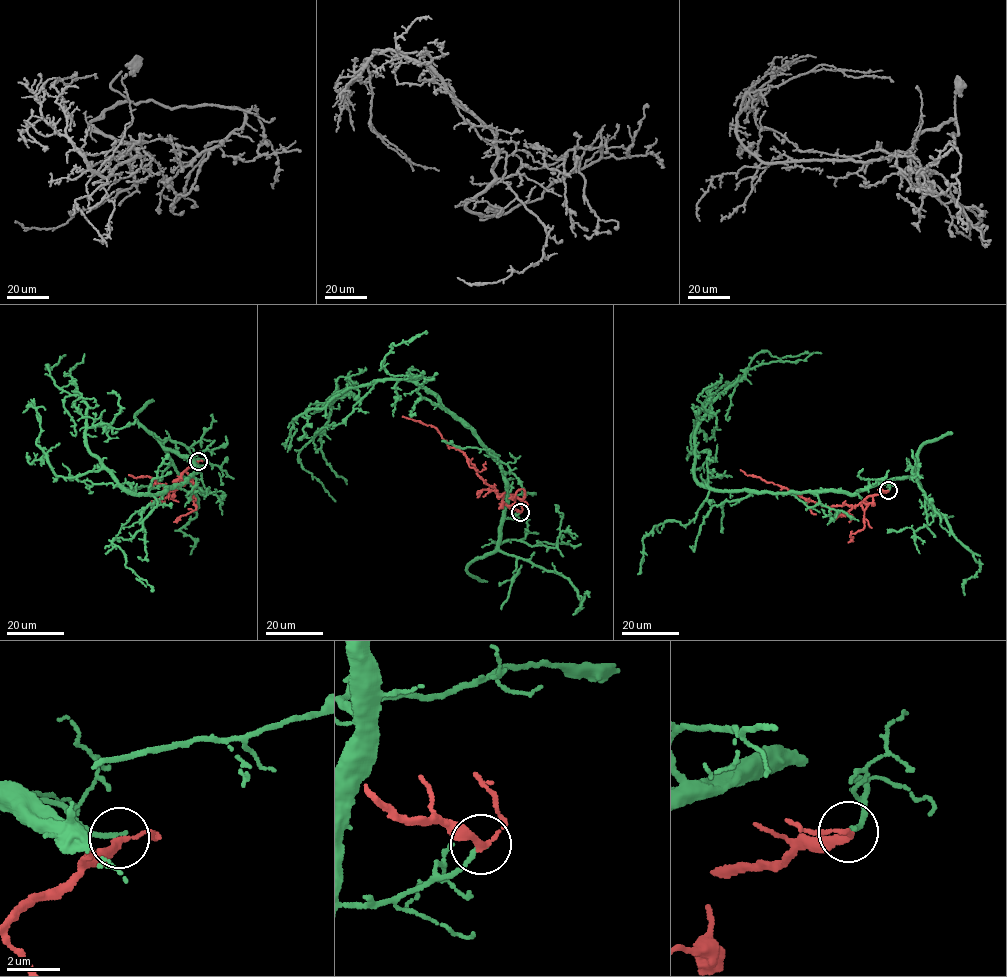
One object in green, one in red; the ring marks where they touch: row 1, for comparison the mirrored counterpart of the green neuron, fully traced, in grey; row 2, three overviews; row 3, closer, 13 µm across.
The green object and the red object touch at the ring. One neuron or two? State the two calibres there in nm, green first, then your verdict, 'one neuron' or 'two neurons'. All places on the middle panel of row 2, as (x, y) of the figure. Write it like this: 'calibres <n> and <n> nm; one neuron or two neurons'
calibres 180 and 240 nm; two neurons

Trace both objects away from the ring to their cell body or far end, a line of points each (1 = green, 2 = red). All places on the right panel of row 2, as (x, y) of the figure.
1: (888, 490), (783, 493), (697, 483), (695, 430), (752, 359), (821, 353)
2: (888, 491), (870, 495), (853, 506), (825, 506), (740, 470)

